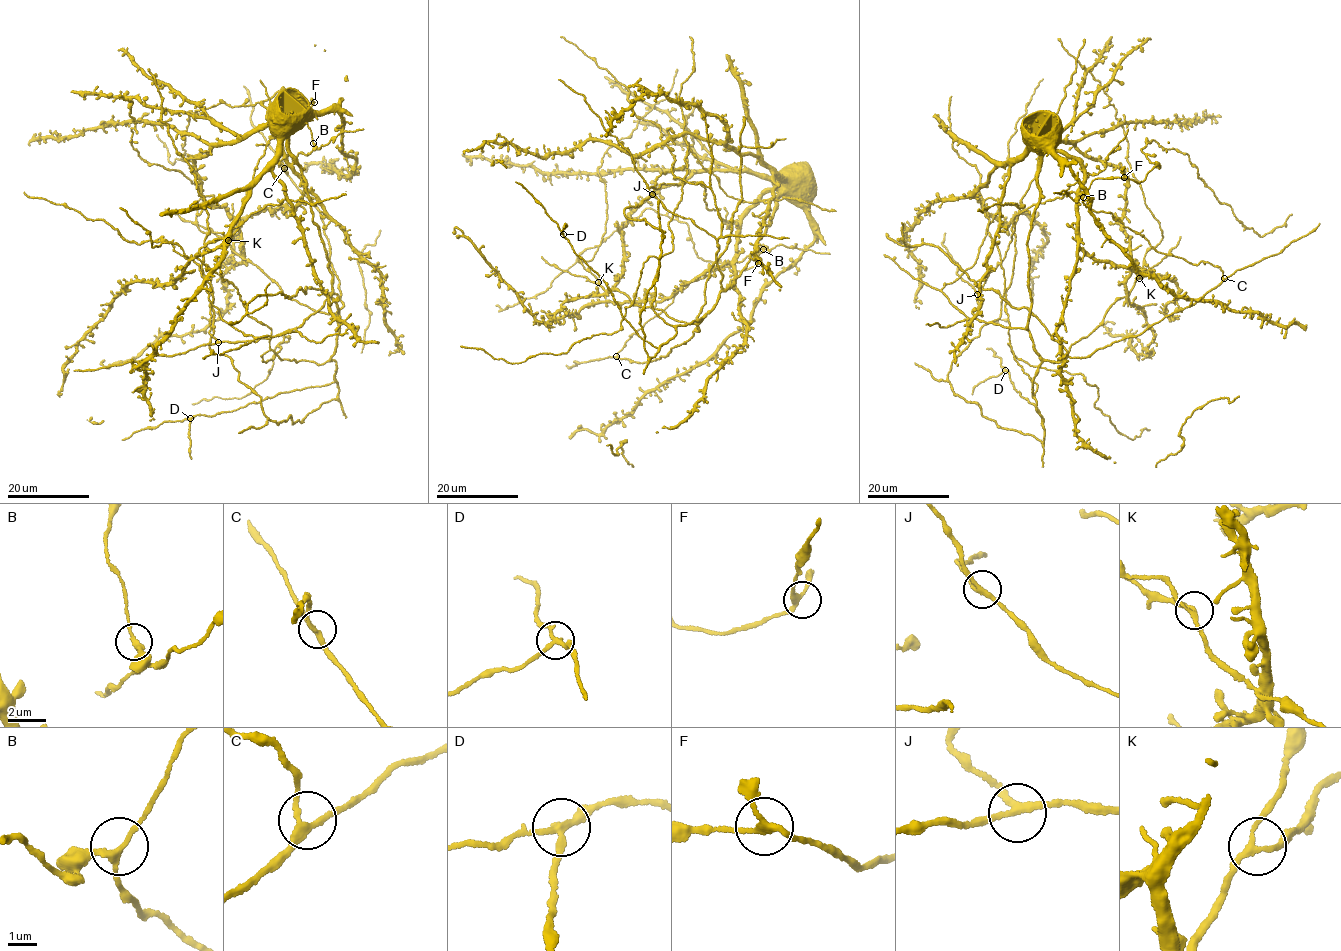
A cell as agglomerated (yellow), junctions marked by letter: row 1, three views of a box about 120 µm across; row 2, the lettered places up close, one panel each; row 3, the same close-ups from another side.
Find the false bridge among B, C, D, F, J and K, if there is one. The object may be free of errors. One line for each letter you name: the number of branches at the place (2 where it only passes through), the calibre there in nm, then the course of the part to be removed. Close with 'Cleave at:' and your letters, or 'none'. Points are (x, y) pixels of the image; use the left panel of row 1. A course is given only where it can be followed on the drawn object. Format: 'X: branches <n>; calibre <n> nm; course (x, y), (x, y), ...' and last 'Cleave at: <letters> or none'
D: branches 3; calibre 200 nm; course (190, 419), (191, 459)
Cleave at: D

